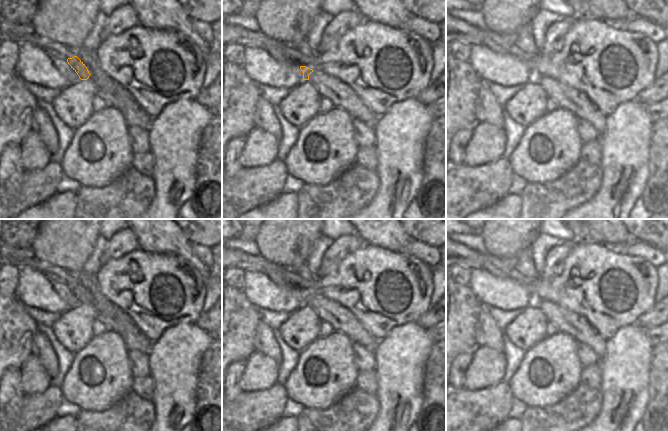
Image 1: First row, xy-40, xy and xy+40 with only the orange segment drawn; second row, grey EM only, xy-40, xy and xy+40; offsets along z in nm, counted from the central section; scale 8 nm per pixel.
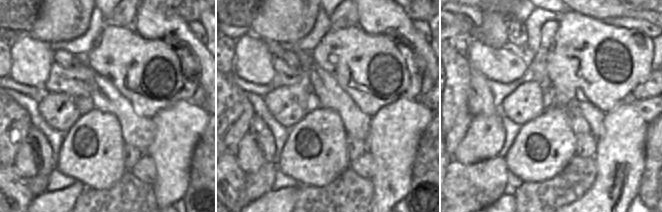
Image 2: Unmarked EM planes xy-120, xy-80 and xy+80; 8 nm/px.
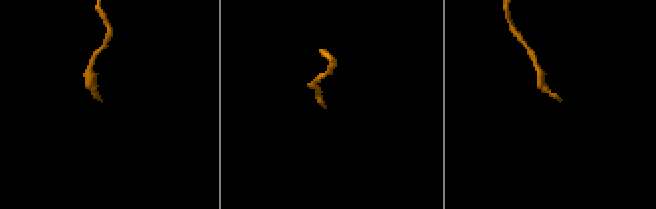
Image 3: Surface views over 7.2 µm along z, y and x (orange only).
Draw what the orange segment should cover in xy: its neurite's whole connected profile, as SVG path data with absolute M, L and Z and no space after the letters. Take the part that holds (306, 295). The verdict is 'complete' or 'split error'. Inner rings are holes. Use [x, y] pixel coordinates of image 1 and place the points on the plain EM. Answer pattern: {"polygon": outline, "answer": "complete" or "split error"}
{"polygon": "M300 290L303 297L303 304L309 304L317 313L321 322L328 322L335 332L340 332L370 350L374 350L377 341L361 325L352 312L340 304L320 296L314 296L306 290Z", "answer": "split error"}

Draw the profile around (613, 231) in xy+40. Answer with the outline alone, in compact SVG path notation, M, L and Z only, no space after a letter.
M581 219L589 228L596 230L602 237L604 243L620 244L628 242L631 235L620 219Z

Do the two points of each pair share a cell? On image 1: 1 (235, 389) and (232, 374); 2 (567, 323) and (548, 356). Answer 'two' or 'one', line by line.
1: one
2: two

